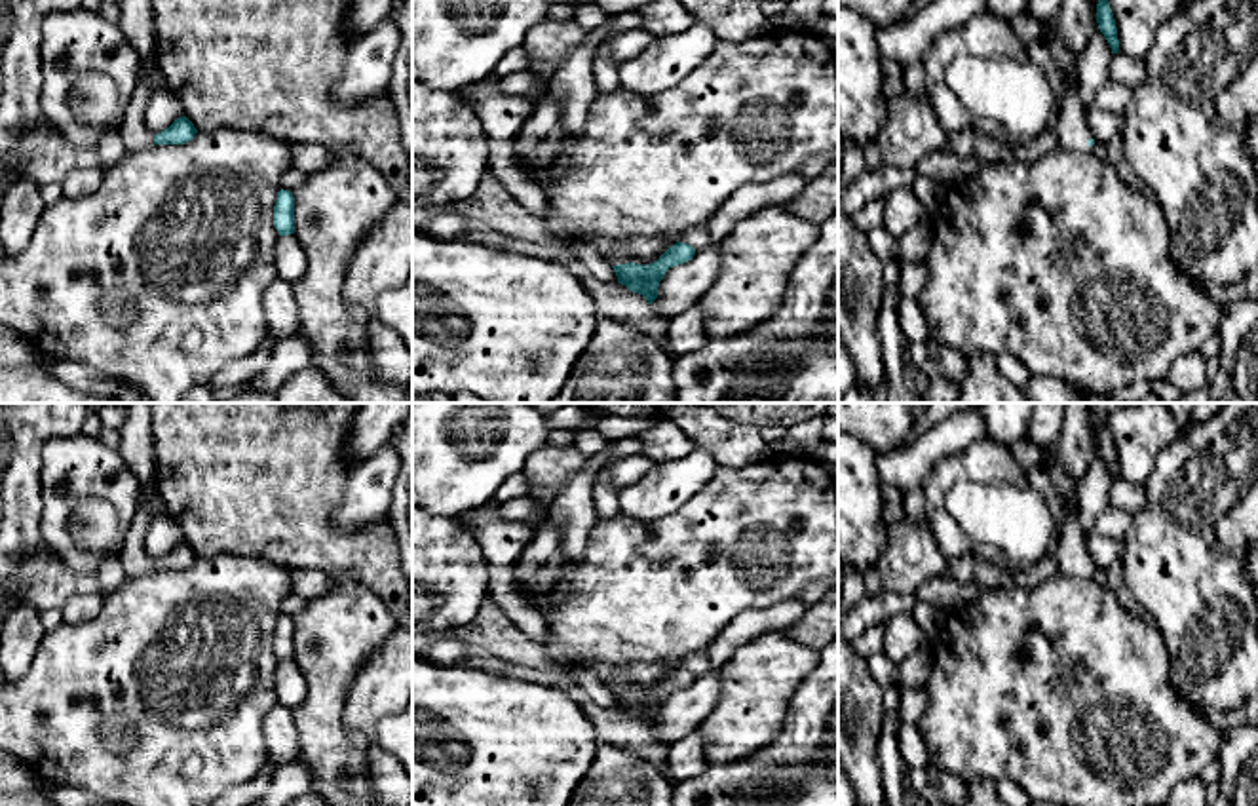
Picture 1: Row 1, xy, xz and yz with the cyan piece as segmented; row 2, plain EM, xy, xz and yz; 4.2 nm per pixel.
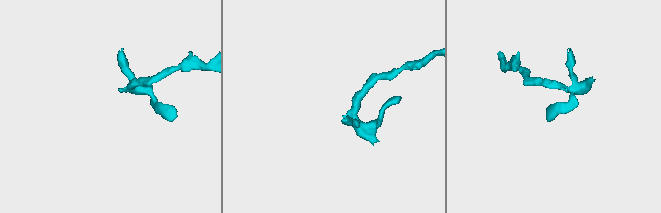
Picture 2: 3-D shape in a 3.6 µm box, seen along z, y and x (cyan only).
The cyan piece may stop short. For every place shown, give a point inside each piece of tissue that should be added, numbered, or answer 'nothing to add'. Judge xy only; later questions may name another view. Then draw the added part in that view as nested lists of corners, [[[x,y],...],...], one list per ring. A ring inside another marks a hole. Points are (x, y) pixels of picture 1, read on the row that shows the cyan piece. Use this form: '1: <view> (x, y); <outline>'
1: xy (132, 128); [[[139,76],[137,87],[124,108],[118,133],[124,141],[125,152],[137,152],[154,146],[154,133],[146,129],[146,106],[150,103],[148,80]]]

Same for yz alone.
1: yz (1072, 132); [[[1064,87],[1058,89],[1060,110],[1057,120],[1057,139],[1058,146],[1068,152],[1091,152],[1096,144],[1089,146],[1087,141],[1093,139],[1085,116],[1087,108],[1083,106],[1077,89]]]

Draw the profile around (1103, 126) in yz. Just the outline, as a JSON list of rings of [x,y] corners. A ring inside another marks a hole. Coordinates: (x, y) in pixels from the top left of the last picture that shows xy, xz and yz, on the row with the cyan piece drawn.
[[[1098,108],[1087,110],[1087,127],[1093,139],[1100,144],[1108,144],[1112,139],[1121,135],[1123,116],[1102,112]]]

